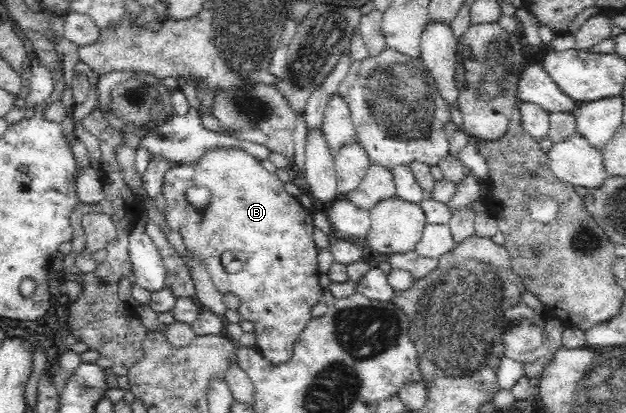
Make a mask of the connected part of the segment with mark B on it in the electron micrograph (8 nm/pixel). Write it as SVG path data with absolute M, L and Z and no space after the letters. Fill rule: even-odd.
M234 149L211 153L198 167L170 167L164 174L161 195L167 204L166 219L171 230L182 235L188 250L203 254L218 290L222 294L236 296L239 318L254 324L255 348L264 360L273 367L288 362L300 331L312 320L311 308L323 300L316 265L319 250L313 240L312 230L315 227L312 214L285 192L284 184L274 173L268 173L260 161ZM198 185L210 188L212 202L208 208L196 212L186 204L184 193L189 187ZM229 250L240 250L246 254L246 261L239 272L227 272L220 261L222 254Z

